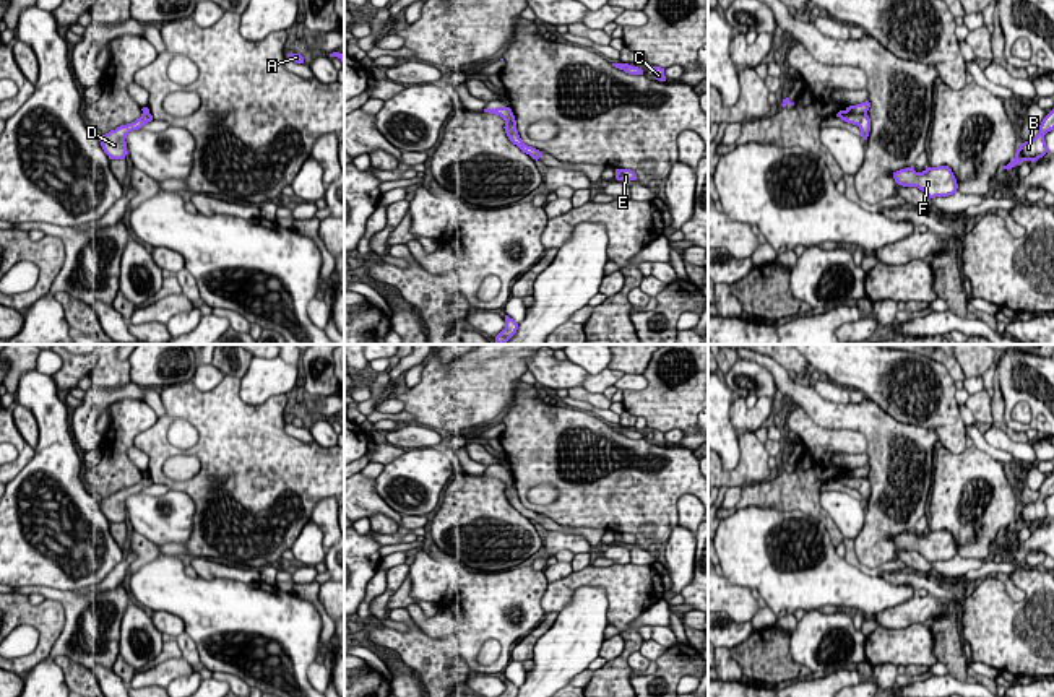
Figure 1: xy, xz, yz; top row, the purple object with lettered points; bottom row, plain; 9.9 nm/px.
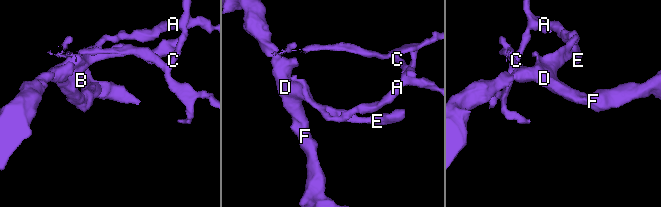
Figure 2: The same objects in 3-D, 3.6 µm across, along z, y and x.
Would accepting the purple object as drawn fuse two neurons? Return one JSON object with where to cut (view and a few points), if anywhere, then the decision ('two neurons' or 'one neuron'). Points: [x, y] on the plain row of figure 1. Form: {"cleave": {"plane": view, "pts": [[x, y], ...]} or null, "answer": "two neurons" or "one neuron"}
{"cleave": {"plane": "yz", "pts": [[845, 475], [853, 480], [866, 476]]}, "answer": "two neurons"}

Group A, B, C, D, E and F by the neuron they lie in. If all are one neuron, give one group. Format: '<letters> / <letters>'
A C / B D E F

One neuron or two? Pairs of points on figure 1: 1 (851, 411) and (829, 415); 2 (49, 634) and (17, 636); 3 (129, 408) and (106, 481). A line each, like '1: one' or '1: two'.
1: one
2: two
3: one

